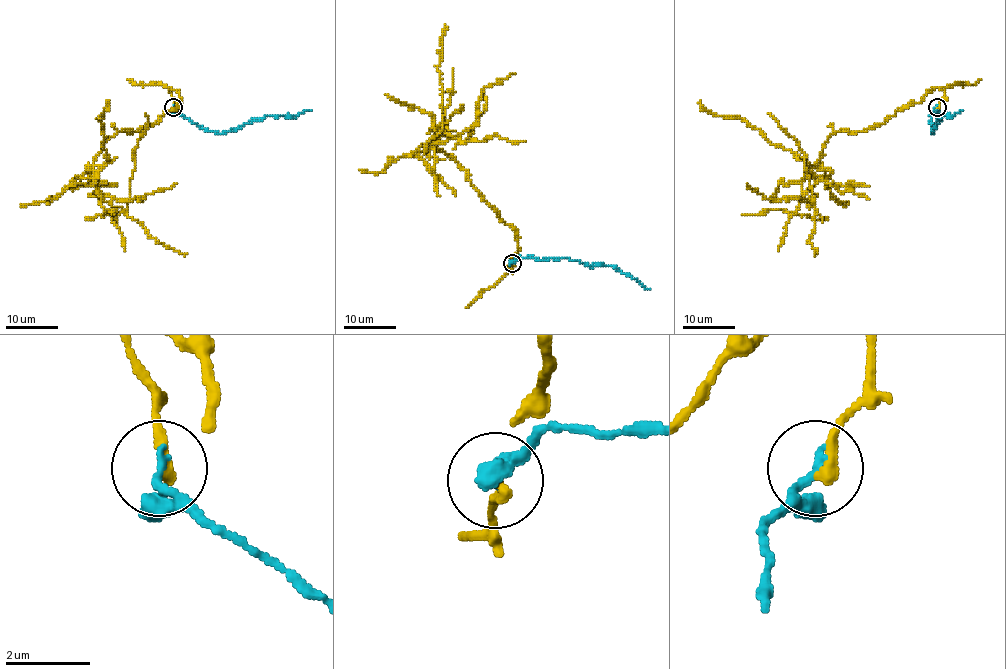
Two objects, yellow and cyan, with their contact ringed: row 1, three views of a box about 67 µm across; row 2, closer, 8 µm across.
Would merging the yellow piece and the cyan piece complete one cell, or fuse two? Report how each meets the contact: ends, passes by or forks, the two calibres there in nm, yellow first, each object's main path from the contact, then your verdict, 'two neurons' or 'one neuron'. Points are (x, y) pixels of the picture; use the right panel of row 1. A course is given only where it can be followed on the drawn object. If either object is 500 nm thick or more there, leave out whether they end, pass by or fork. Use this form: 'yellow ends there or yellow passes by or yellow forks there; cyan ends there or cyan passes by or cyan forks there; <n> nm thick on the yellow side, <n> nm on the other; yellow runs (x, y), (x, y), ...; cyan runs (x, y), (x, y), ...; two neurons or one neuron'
yellow ends there; cyan ends there; 280 nm thick on the yellow side, 200 nm on the other; yellow runs (937, 107), (944, 91), (933, 86), (880, 124), (836, 130), (801, 190), (815, 210), (803, 153), (767, 112); cyan runs (937, 107), (931, 115), (932, 133), (940, 116), (953, 116), (963, 111); two neurons

